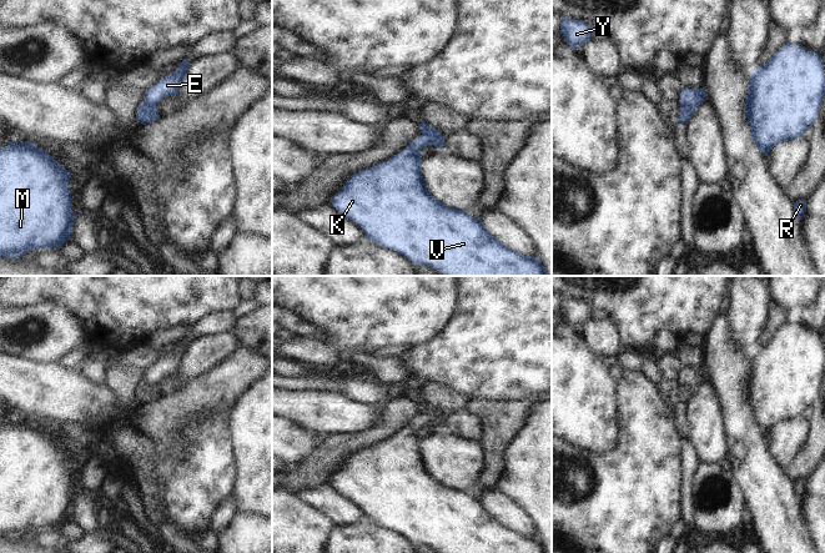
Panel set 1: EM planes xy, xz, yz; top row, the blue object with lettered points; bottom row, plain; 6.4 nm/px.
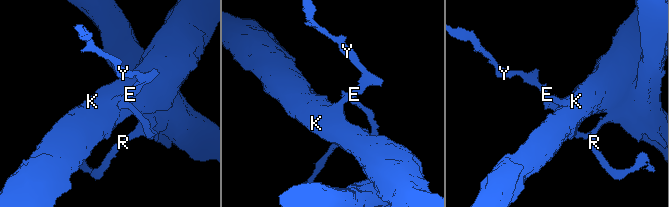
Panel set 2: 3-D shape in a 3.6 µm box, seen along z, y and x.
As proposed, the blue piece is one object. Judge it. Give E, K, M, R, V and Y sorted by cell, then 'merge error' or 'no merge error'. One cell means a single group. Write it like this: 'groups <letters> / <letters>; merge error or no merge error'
groups E K M V Y / R; merge error

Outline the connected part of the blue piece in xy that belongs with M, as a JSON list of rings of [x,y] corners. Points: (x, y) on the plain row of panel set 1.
[[[9,421],[0,427],[0,538],[20,538],[29,531],[61,527],[70,519],[76,492],[71,491],[71,453],[32,422]]]

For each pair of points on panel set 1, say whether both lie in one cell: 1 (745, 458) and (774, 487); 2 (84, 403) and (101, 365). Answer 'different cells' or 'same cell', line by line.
1: same cell
2: different cells

